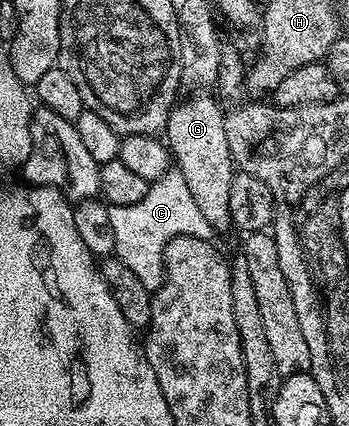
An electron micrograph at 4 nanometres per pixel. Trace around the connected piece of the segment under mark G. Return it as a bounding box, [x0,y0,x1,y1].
[166,91,234,231]

